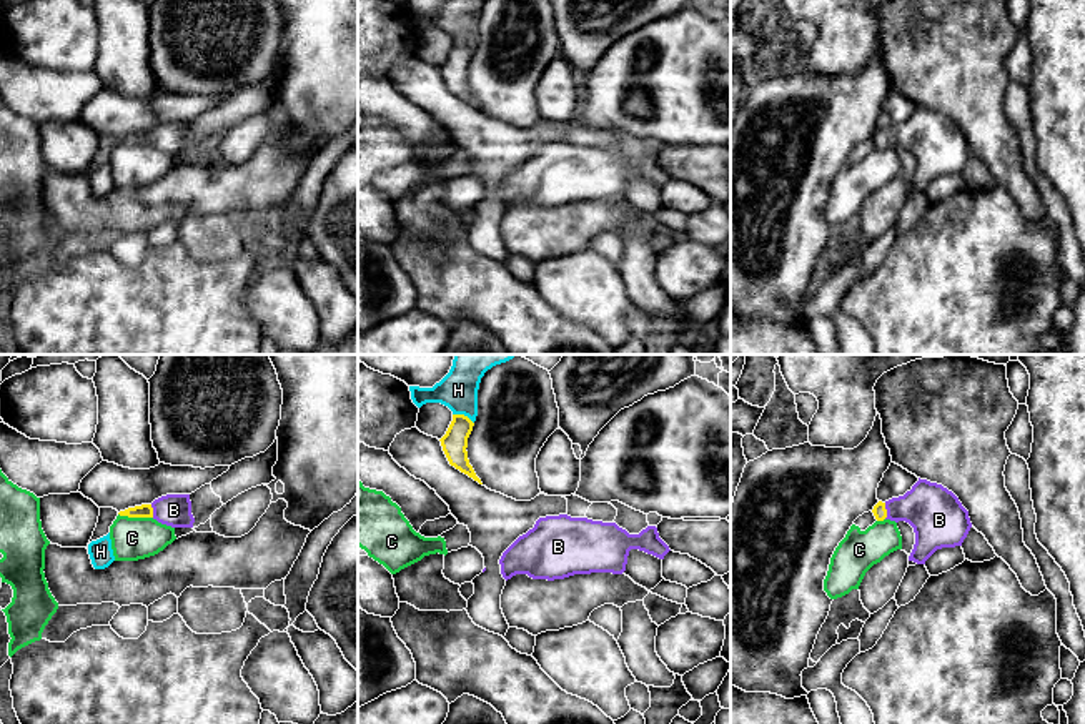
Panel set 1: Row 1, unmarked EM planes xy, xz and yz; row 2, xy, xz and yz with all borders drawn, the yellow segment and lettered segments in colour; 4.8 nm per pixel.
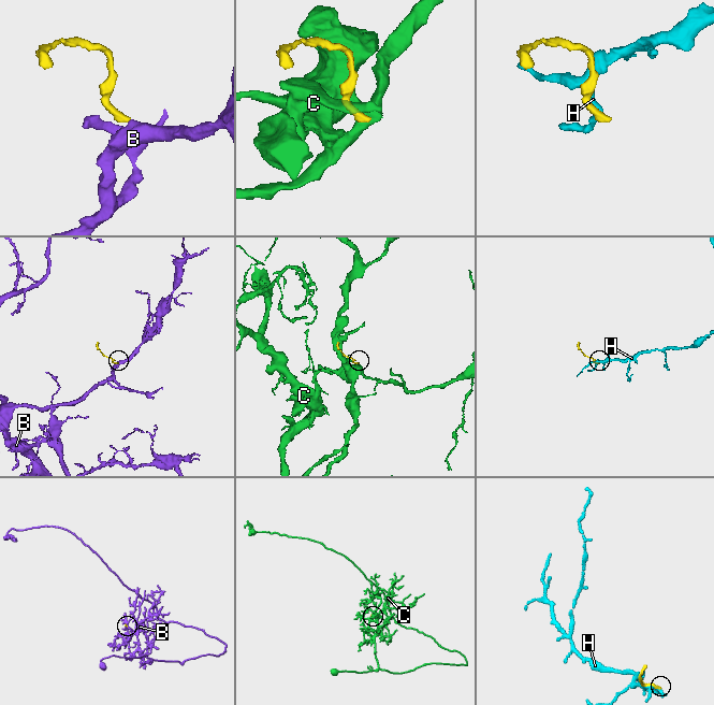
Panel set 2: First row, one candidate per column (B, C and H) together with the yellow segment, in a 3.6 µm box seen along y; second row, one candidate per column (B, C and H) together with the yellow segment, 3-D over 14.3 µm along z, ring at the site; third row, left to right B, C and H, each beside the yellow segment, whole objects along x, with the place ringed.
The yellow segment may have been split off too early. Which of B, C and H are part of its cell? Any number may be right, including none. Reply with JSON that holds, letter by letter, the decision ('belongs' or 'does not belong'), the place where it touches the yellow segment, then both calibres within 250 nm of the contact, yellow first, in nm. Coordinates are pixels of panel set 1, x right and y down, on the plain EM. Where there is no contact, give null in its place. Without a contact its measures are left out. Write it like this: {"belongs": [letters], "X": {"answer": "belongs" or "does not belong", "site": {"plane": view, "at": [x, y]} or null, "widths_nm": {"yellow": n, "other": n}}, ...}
{"belongs": ["B"], "B": {"answer": "belongs", "site": {"plane": "yz", "at": [886, 138]}, "widths_nm": {"yellow": 70, "other": 260}}, "C": {"answer": "does not belong", "site": {"plane": "xy", "at": [135, 143]}, "widths_nm": {"yellow": 60, "other": 200}}, "H": {"answer": "does not belong", "site": {"plane": "xz", "at": [463, 42]}, "widths_nm": {"yellow": 120, "other": 180}}}

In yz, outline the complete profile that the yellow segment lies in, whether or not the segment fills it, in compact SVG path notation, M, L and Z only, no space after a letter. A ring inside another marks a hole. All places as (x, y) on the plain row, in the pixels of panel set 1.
M920 105L904 123L879 128L872 140L877 148L905 148L914 155L909 188L917 191L925 191L937 176L962 173L972 155L969 138L952 118Z

